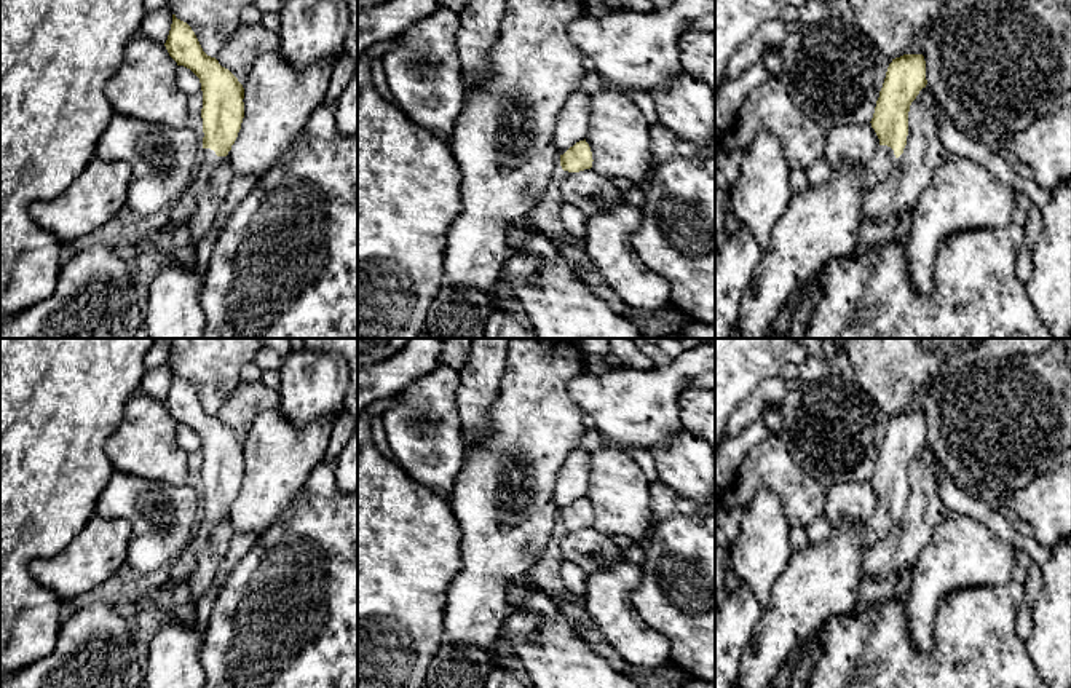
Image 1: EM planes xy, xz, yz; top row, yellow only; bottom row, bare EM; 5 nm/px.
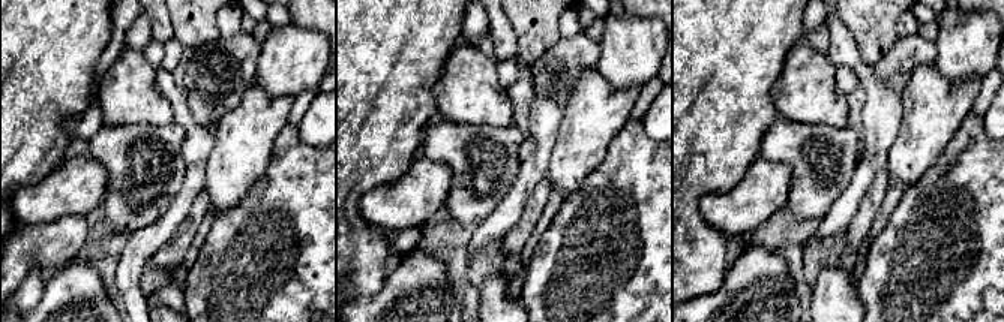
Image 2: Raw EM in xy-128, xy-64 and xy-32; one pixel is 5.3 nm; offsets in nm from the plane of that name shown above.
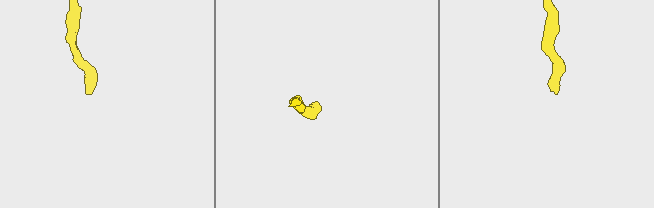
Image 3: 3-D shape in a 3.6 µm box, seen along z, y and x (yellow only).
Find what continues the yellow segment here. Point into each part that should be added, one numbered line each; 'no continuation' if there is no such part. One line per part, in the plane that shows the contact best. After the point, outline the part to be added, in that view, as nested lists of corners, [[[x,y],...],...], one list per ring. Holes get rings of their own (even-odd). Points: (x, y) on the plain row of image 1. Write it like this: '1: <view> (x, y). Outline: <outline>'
1: yz (883, 519). Outline: [[[879,503],[873,516],[867,520],[867,548],[871,549],[879,540],[886,538],[895,520],[894,508],[887,503]]]

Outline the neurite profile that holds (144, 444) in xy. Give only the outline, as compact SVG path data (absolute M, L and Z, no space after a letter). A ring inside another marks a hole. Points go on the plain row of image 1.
M139 389L126 402L123 420L104 452L117 471L182 485L188 469L187 452L176 439L177 425L164 402Z

